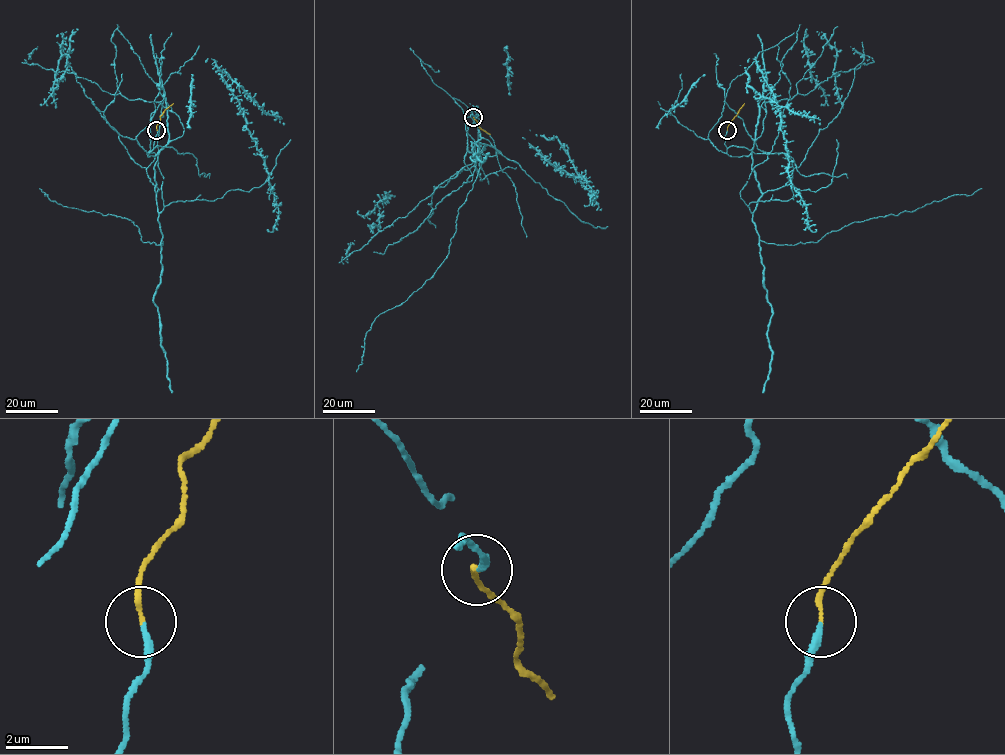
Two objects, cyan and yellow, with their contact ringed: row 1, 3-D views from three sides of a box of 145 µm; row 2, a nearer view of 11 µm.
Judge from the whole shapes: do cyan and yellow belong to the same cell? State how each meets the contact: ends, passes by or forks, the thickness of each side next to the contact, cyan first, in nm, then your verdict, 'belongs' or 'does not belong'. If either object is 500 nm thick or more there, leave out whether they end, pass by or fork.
cyan ends | yellow ends | 220/170 nm | belongs

